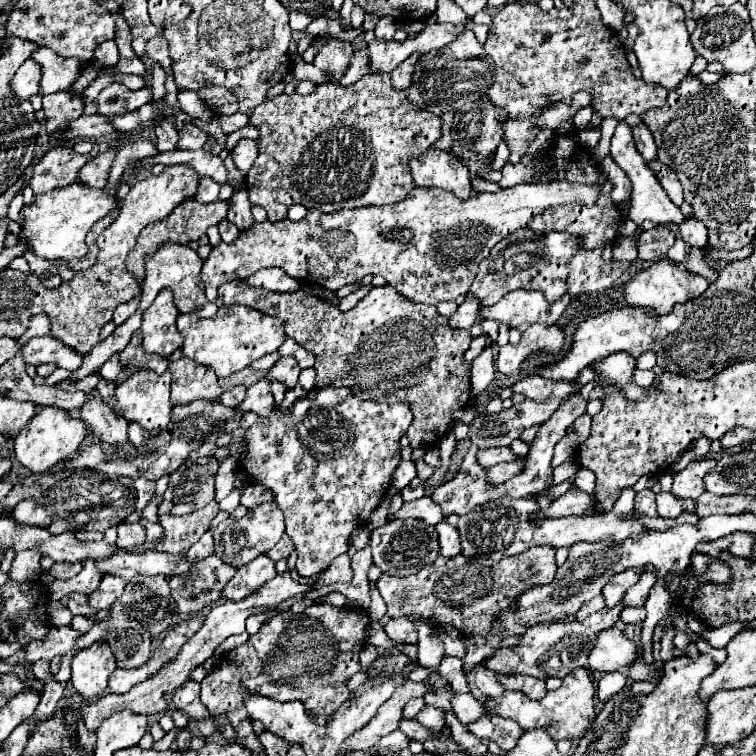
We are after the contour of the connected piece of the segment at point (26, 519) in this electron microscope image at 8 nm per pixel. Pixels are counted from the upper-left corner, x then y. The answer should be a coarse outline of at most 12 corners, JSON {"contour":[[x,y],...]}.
{"contour":[[20,501],[12,519],[28,527],[48,527],[50,515],[36,501]]}

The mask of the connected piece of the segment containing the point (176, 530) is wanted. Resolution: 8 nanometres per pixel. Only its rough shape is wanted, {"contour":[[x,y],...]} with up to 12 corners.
{"contour":[[212,501],[190,515],[160,515],[162,539],[146,540],[133,553],[182,555],[210,527],[218,513]]}

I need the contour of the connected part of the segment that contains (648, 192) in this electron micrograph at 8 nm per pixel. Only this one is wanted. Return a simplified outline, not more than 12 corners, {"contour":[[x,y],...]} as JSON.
{"contour":[[619,123],[611,156],[632,181],[628,219],[682,225],[654,171]]}

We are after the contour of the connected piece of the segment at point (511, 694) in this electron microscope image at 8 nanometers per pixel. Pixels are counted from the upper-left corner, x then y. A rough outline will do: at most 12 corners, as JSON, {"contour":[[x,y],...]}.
{"contour":[[582,667],[540,701],[506,691],[488,713],[554,741],[580,739],[596,719],[596,685]]}

